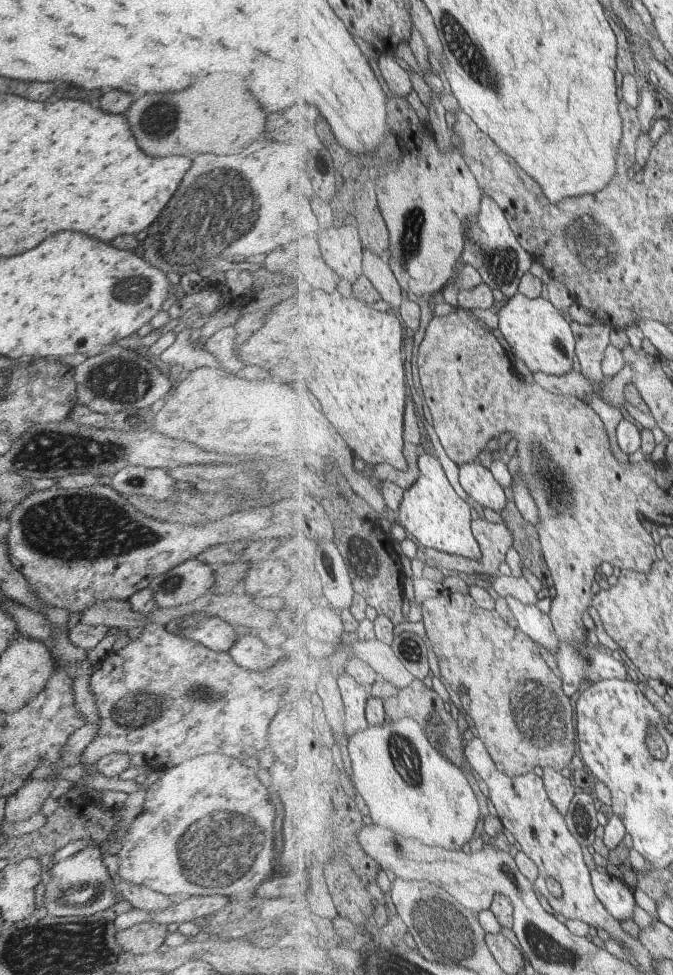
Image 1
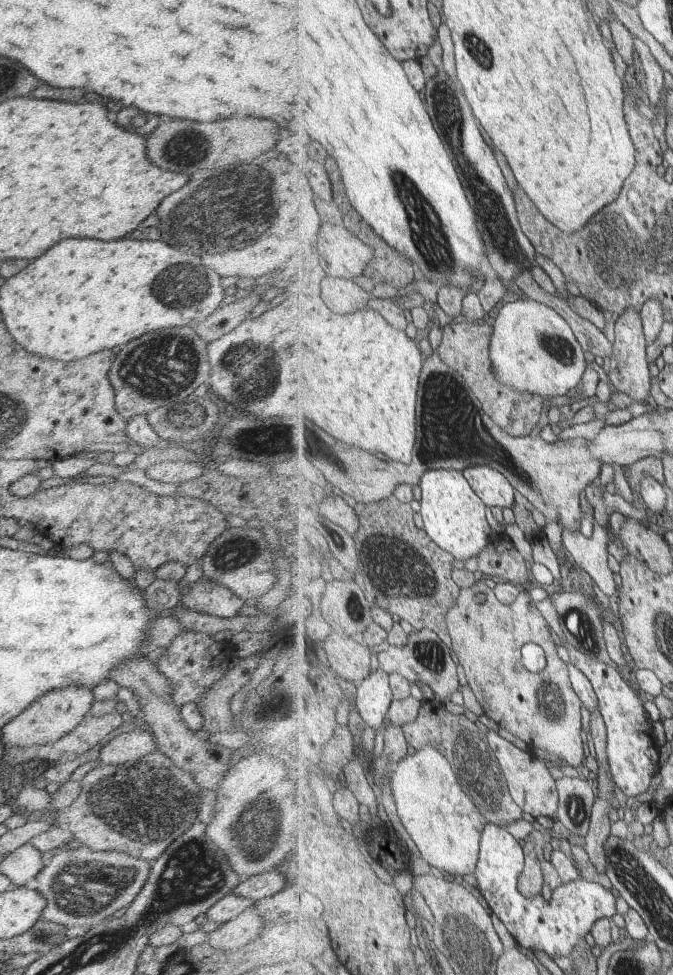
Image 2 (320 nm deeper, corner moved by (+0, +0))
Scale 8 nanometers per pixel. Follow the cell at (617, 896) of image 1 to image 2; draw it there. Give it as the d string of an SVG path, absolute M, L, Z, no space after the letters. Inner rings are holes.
M488 823L481 834L479 860L474 875L478 890L487 898L492 912L502 921L519 946L529 950L542 950L545 954L566 956L592 934L595 923L615 916L615 896L611 890L590 879L579 878L563 883L553 890L551 902L547 898L525 898L519 892L519 876L527 866L527 851L511 832L502 826Z

